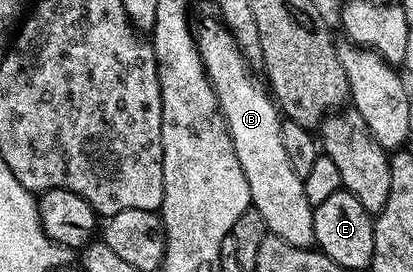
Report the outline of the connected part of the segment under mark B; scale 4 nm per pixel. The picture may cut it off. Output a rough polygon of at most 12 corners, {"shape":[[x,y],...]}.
{"shape":[[222,21],[198,26],[203,66],[252,206],[293,247],[315,210],[281,143],[268,86]]}

